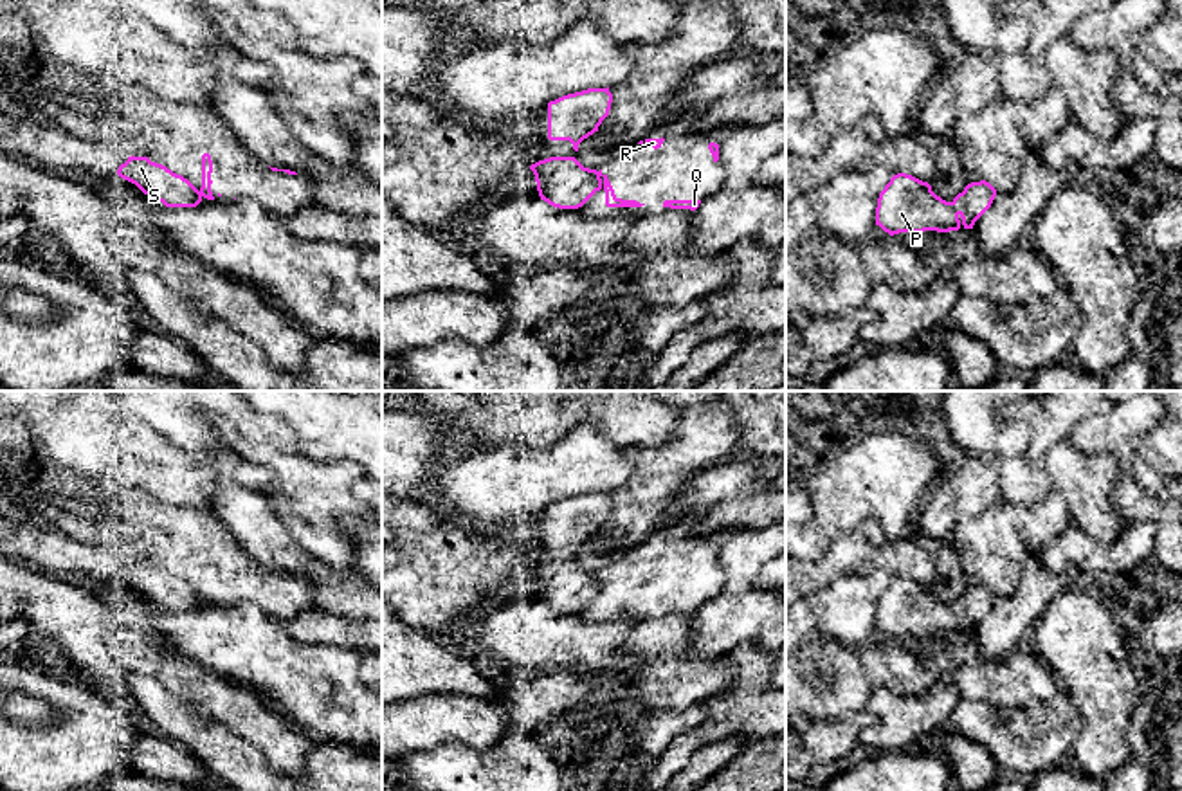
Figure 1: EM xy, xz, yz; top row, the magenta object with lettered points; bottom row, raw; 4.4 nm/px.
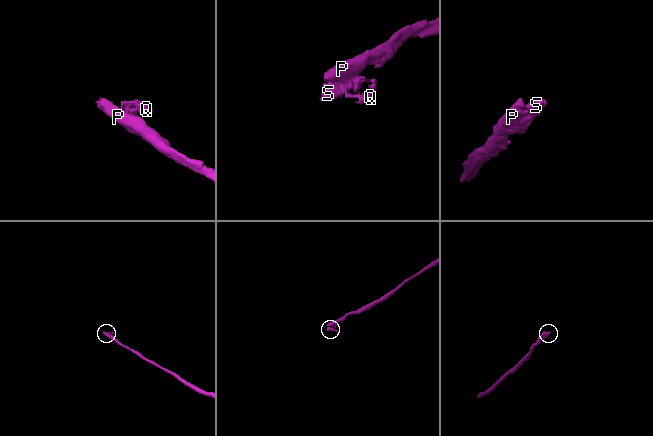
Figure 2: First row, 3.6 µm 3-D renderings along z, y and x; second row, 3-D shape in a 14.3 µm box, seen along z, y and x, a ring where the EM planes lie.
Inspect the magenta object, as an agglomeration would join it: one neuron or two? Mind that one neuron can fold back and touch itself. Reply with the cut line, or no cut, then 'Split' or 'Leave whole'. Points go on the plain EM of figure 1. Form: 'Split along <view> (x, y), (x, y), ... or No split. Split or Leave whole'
Split along xy (199, 595), (202, 599). Split

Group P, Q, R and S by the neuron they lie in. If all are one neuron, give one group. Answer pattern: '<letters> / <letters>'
P S / Q R

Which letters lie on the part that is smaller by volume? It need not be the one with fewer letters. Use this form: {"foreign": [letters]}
{"foreign": ["Q", "R"]}

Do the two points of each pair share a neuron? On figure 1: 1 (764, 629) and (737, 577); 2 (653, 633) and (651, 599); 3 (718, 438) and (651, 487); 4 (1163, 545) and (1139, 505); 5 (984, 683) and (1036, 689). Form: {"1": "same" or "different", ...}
{"1": "same", "2": "different", "3": "same", "4": "same", "5": "same"}

